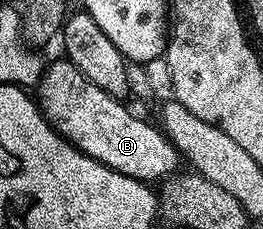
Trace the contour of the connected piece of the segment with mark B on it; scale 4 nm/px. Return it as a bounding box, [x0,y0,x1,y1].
[38,61,182,184]

